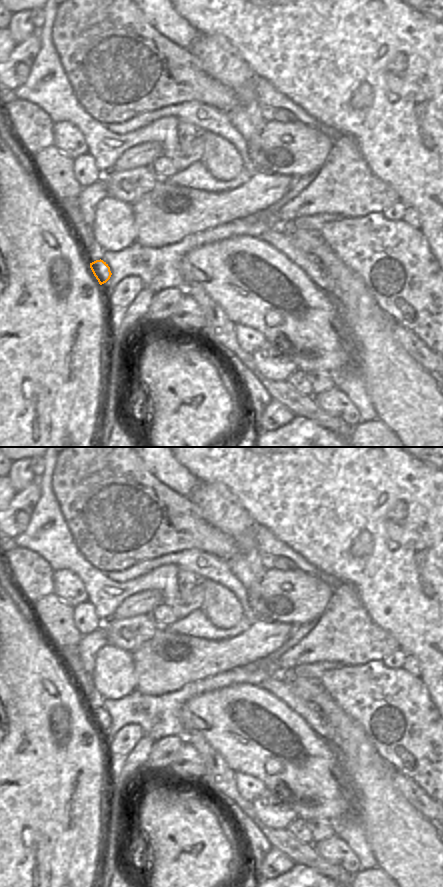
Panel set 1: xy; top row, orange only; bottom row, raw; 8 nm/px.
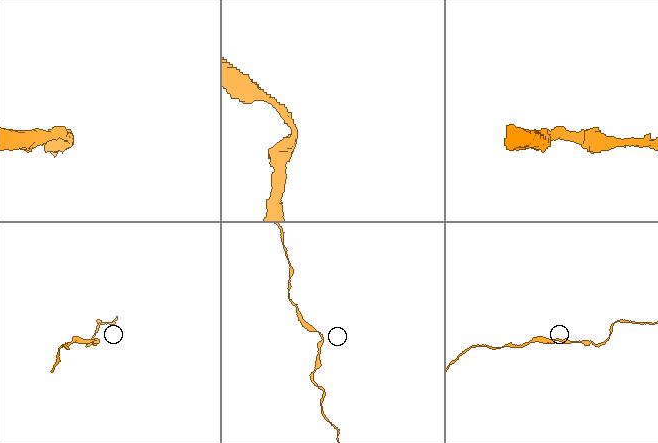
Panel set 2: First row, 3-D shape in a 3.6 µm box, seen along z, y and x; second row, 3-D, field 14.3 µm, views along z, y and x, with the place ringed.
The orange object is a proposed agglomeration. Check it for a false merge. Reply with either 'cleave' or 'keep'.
keep

